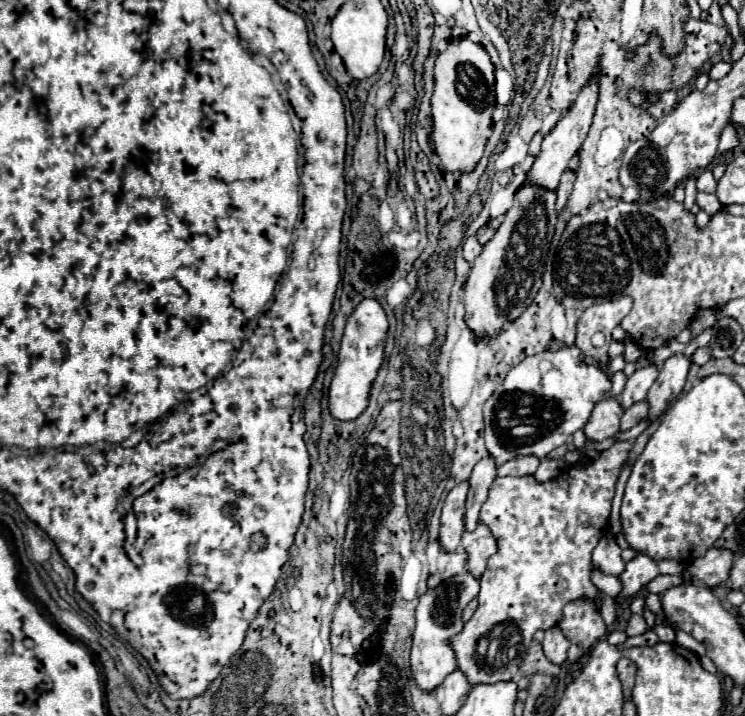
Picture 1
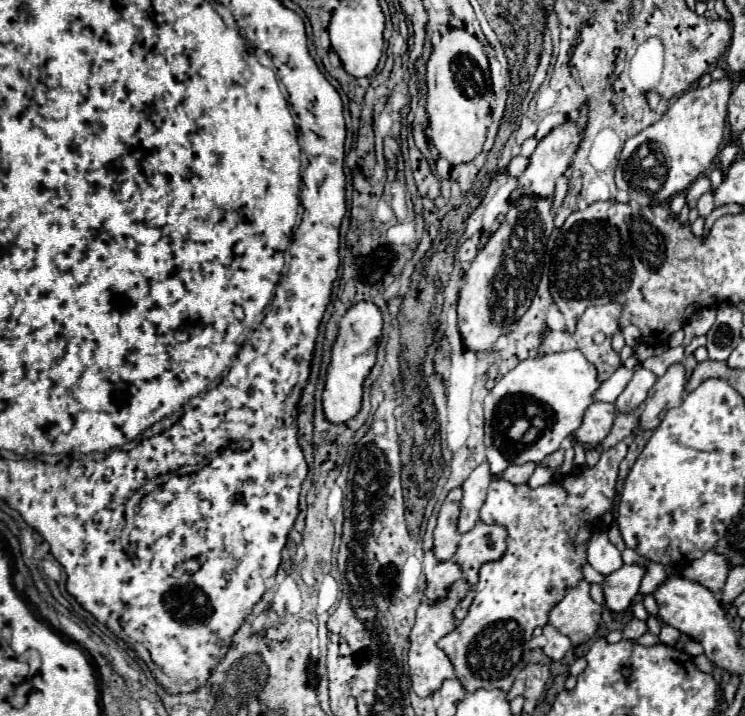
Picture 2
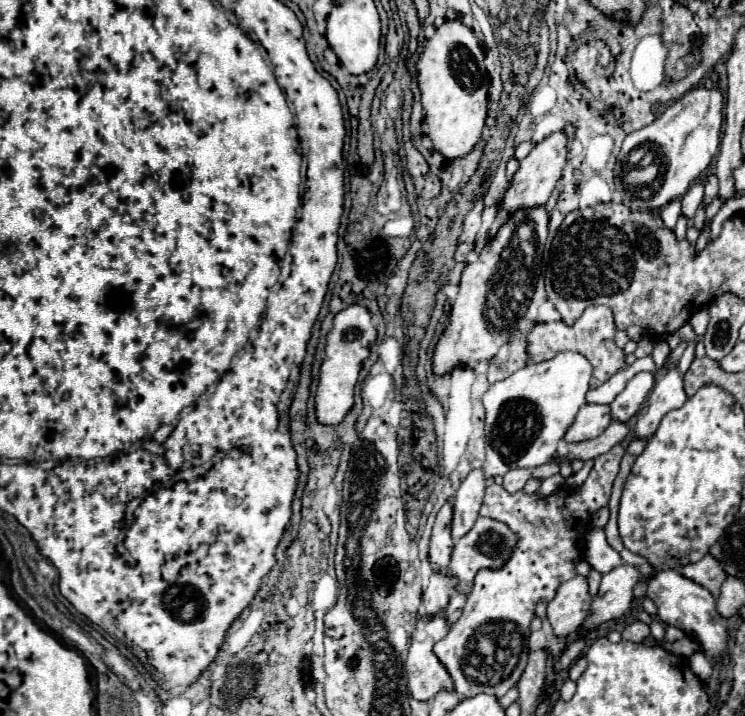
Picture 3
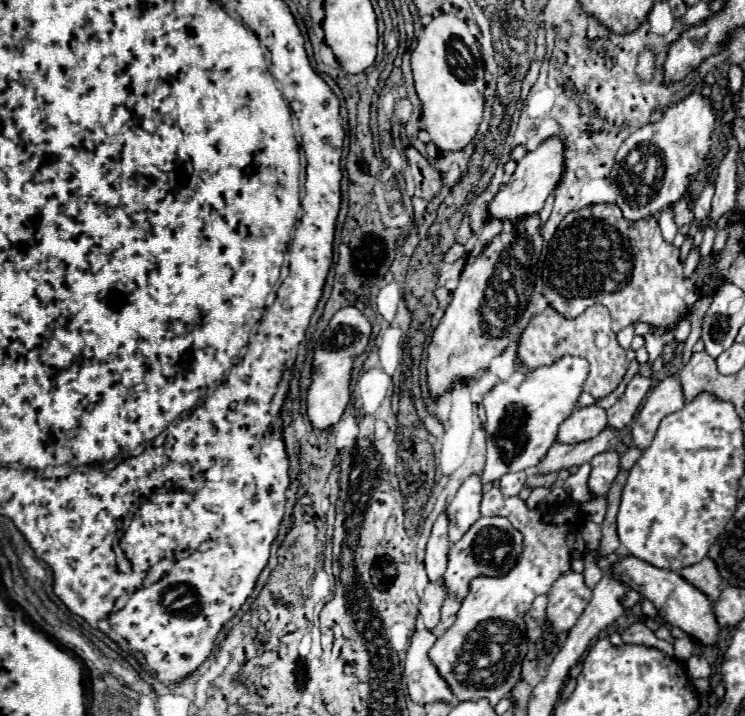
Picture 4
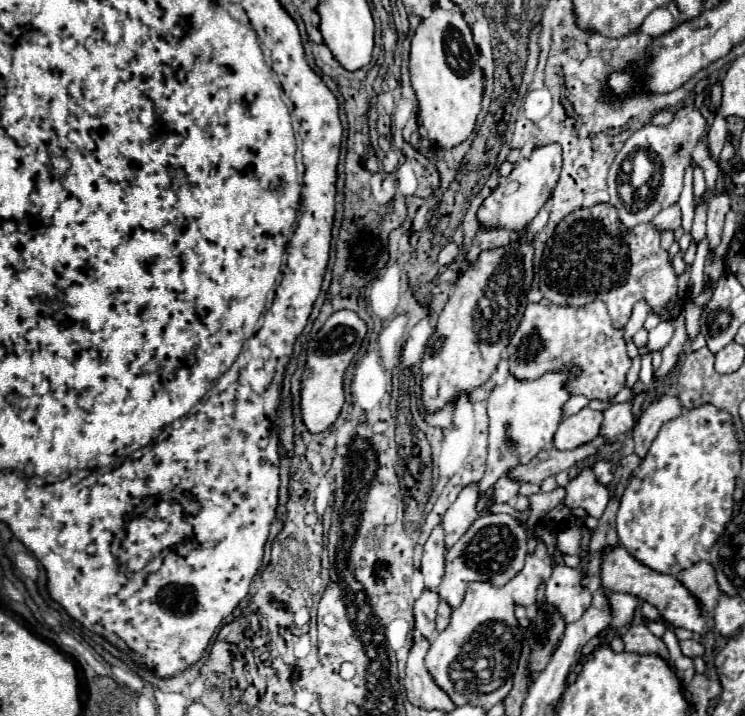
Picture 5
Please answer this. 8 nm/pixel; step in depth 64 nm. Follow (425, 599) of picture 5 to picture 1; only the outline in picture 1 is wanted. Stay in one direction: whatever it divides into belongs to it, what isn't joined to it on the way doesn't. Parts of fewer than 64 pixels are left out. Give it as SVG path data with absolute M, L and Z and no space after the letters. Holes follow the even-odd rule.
M442 552L436 560L436 572L432 576L432 580L428 580L428 588L436 588L440 582L456 576L456 574L462 574L466 572L466 558L464 552L452 552L452 554L446 554Z

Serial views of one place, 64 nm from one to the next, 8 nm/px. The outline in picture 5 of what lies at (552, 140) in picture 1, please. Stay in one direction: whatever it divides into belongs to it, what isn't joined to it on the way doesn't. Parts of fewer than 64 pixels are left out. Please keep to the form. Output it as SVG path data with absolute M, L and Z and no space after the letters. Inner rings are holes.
M558 144L536 148L528 158L520 160L516 168L506 176L506 180L500 182L498 188L482 202L482 206L476 212L476 220L480 222L480 226L506 228L510 232L520 232L522 228L526 228L552 194L552 188L556 186L560 176L560 166L562 166L562 152Z

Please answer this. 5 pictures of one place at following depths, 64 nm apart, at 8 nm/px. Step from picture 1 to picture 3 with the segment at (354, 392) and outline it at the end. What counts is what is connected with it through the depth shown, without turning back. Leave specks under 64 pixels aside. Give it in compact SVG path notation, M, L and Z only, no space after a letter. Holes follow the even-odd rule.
M348 306L334 316L332 330L326 334L324 358L320 364L318 388L314 394L316 402L316 420L324 426L336 426L354 406L354 386L358 380L358 372L362 368L362 360L370 354L370 344L376 340L376 326L372 322L372 314L364 306Z

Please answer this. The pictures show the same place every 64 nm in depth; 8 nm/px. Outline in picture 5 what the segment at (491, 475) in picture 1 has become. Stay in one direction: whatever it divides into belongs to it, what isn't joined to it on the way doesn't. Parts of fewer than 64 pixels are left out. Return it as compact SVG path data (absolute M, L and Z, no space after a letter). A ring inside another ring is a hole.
M470 484L460 492L460 496L448 508L448 512L442 520L446 550L452 548L462 538L462 534L472 526L472 522L478 516L480 516L480 512L478 512L478 486Z

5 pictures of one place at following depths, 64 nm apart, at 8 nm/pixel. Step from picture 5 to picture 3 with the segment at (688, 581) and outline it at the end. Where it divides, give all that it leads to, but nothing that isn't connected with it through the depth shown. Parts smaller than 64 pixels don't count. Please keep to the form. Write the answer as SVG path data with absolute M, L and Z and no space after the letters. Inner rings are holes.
M704 556L704 560L696 562L696 564L686 564L684 568L680 568L680 574L686 576L688 580L704 586L706 590L710 590L710 594L714 598L718 598L720 594L720 586L724 584L726 576L724 570L720 568L720 564L716 564L716 560L712 560L712 556Z

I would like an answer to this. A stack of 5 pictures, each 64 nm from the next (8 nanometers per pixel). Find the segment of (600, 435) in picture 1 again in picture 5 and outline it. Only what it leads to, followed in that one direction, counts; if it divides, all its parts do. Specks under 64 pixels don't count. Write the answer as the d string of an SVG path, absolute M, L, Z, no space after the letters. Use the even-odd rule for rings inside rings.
M582 408L578 414L572 414L570 418L560 422L554 434L554 446L558 450L572 450L582 444L588 444L598 436L600 424L602 424L602 412Z

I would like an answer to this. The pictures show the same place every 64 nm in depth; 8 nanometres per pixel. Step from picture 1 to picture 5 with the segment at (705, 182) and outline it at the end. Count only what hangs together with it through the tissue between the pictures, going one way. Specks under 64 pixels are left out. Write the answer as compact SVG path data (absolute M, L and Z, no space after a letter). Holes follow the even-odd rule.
M674 204L672 208L666 208L664 212L656 214L654 220L652 220L652 226L654 226L658 232L680 228L680 208L678 208L678 204Z

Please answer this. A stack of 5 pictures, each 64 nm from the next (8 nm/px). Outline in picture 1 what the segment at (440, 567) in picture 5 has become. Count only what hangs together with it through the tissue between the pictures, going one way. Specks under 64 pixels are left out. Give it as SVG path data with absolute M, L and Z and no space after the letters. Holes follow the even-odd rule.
M468 482L454 486L442 506L438 542L442 552L454 552L460 546L464 534L464 496L468 494Z

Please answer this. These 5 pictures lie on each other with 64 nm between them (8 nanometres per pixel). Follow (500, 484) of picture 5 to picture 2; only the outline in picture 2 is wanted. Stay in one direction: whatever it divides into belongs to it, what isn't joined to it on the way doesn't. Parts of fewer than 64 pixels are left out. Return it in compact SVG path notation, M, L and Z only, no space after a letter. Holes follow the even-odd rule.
M522 464L522 466L512 466L508 472L502 472L502 478L512 482L512 484L526 484L528 478L532 476L536 464Z

